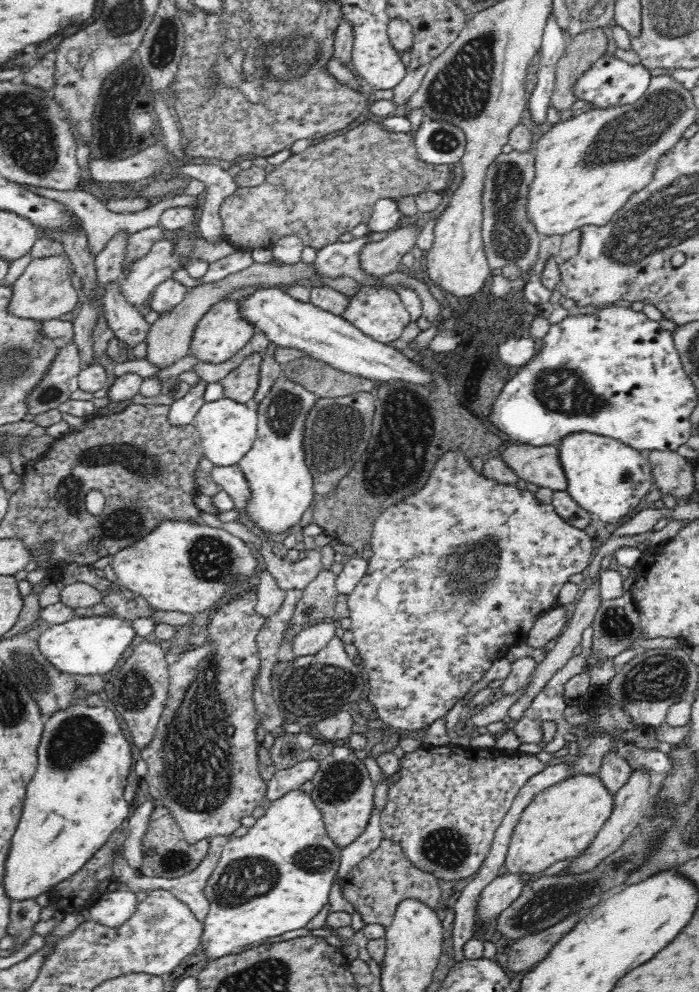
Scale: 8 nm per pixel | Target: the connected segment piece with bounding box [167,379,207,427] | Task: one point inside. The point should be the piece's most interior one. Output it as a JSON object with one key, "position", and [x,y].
{"position":[182,411]}

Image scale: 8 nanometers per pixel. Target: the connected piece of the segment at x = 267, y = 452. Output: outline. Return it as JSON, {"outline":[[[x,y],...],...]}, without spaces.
{"outline":[[[282,372],[268,394],[257,404],[257,437],[254,439],[252,449],[238,462],[239,468],[245,475],[251,492],[251,500],[242,511],[248,511],[254,525],[264,532],[284,534],[288,529],[297,526],[306,509],[314,499],[313,474],[306,465],[304,453],[304,422],[318,397],[308,391],[304,386],[290,381],[288,374]]]}

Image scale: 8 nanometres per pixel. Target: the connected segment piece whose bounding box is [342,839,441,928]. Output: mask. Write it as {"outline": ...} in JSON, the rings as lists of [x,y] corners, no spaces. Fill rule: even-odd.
{"outline":[[[383,839],[379,847],[365,856],[344,878],[342,895],[352,903],[352,908],[361,914],[365,924],[390,926],[398,903],[405,898],[422,901],[436,910],[440,902],[439,878],[412,865],[402,847],[391,840]]]}

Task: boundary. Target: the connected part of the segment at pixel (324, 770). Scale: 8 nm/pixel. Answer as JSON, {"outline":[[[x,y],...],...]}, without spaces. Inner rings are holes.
{"outline":[[[344,742],[330,746],[328,756],[319,760],[318,772],[311,778],[313,790],[309,794],[322,811],[322,819],[328,837],[340,848],[347,847],[358,839],[368,826],[374,807],[374,788],[364,761],[358,758],[354,749]]]}

